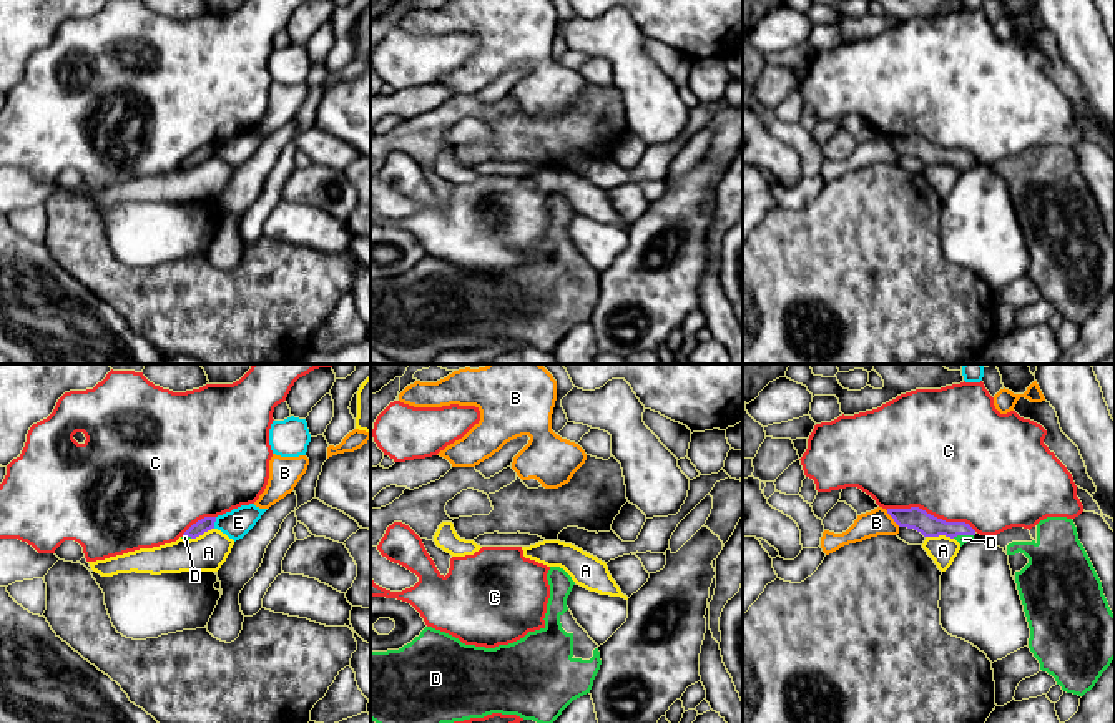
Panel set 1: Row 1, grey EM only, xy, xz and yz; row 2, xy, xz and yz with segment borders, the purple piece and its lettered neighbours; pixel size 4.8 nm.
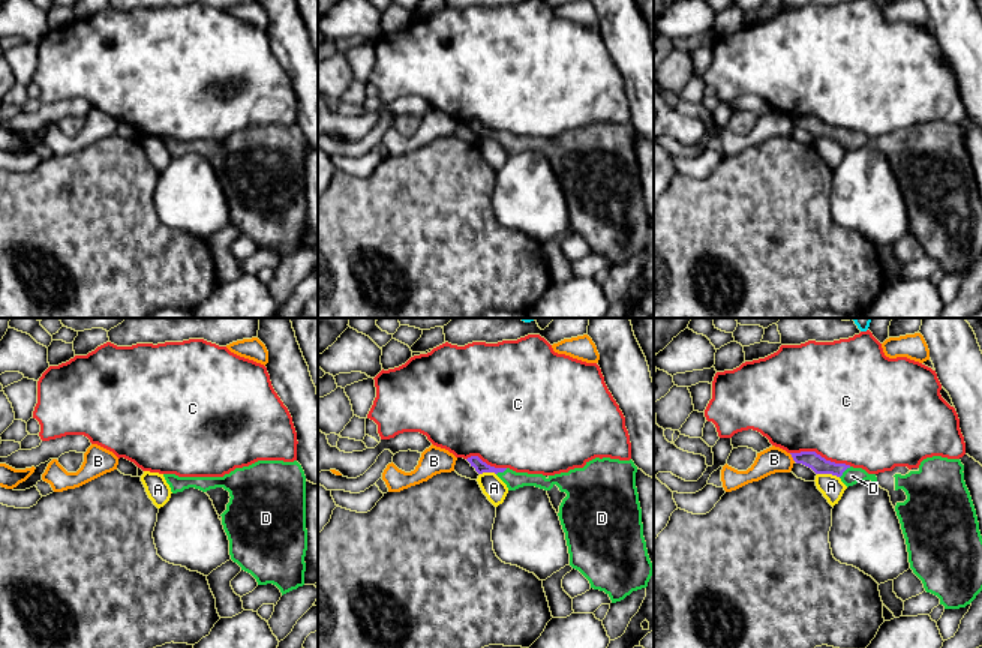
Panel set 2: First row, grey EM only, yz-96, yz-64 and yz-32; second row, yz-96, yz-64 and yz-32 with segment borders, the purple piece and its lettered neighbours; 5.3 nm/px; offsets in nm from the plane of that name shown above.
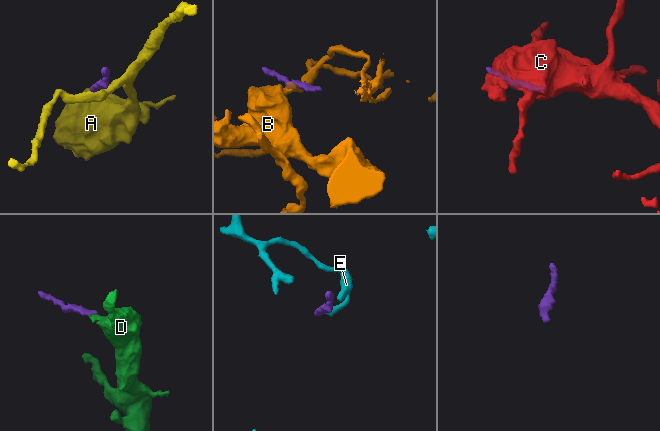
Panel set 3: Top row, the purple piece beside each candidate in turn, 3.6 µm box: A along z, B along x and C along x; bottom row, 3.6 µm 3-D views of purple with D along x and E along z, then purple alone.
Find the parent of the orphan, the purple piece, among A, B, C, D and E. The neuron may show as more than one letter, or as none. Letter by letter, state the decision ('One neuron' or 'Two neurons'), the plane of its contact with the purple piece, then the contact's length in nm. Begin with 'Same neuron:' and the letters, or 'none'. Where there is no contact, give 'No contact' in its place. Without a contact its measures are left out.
Same neuron: D
A: Two neurons. Touches purple in yz. Shared border 140 nm
B: Two neurons. Touches purple in yz. Shared border 100 nm
C: Two neurons. Touches purple in yz. Shared border 460 nm
D: One neuron. Touches purple in yz. Shared border 110 nm
E: Two neurons. Touches purple in xy. Shared border 60 nm

